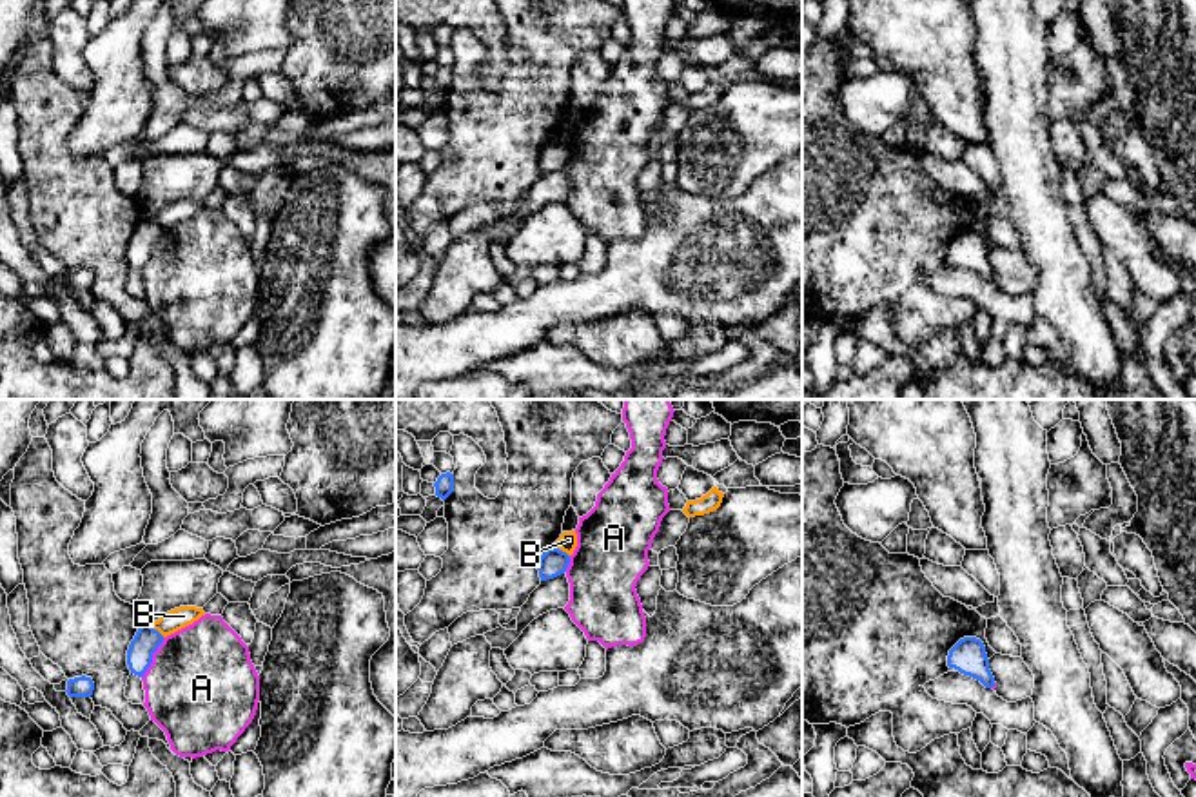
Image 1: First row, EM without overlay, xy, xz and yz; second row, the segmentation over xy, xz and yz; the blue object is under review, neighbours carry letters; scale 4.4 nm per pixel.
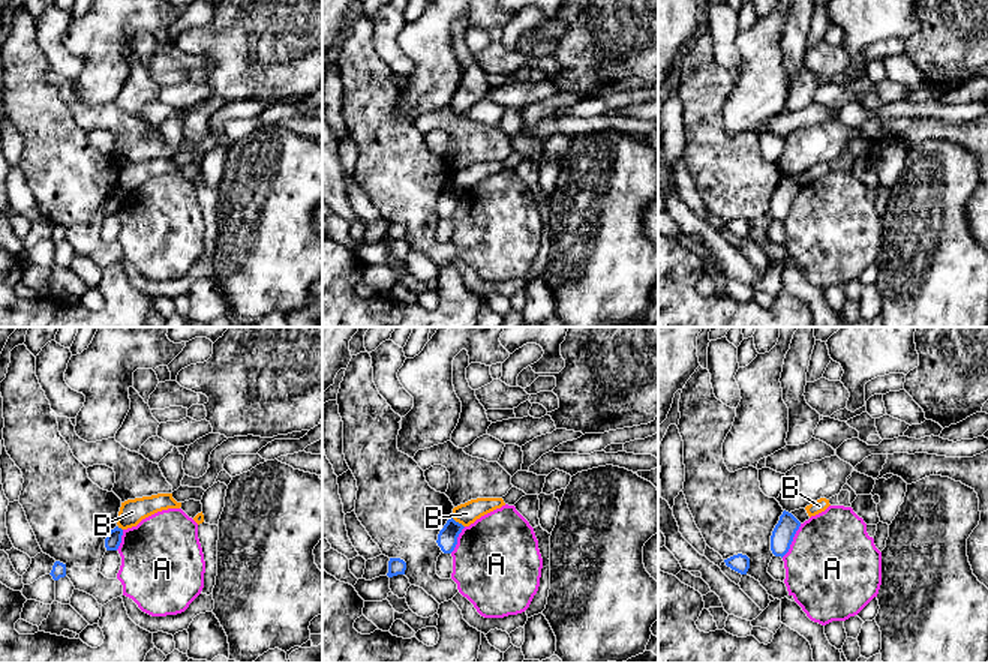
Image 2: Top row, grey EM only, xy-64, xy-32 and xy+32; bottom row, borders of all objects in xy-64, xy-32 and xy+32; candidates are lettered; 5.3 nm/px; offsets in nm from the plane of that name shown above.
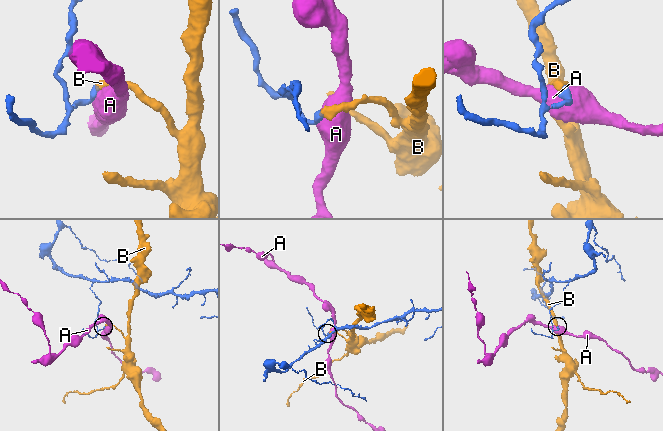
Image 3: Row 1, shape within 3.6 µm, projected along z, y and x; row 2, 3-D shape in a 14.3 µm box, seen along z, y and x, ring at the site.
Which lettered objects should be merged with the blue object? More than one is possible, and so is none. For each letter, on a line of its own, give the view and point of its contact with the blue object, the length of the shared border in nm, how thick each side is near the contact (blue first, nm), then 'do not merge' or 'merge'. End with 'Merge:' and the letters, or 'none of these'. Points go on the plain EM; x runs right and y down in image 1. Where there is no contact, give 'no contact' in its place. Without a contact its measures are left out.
A: contact xy (151, 251); length 200 nm; calibres 120 and 480 nm; do not merge
B: contact xz (561, 144); length 80 nm; calibres 120 and 80 nm; do not merge
Merge: none of these

